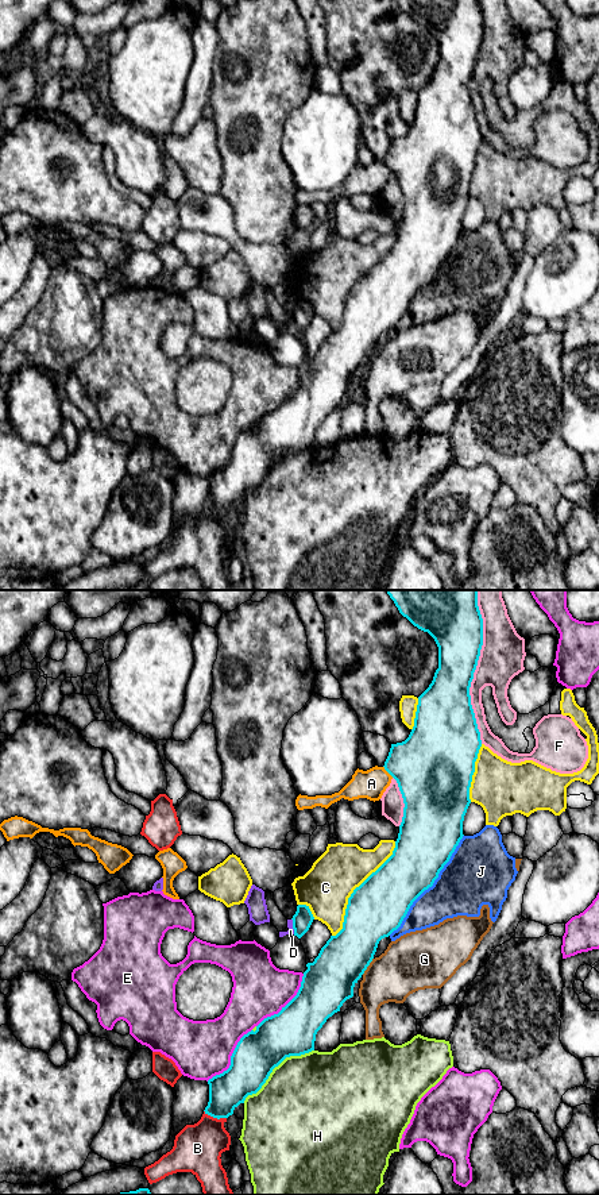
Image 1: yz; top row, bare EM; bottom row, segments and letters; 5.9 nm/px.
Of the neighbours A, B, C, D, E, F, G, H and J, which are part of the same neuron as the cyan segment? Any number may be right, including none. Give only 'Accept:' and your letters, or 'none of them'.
Accept: none of them

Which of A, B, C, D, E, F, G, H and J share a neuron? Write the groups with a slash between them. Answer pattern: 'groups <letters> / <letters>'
groups A / B / C / D / E / F / G / H / J

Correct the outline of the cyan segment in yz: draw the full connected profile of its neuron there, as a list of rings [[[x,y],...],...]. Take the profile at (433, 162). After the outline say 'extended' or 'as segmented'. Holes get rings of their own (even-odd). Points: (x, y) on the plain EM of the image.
[[[395,0],[399,8],[414,22],[428,27],[438,42],[438,63],[429,82],[418,92],[414,122],[409,132],[391,139],[384,165],[397,176],[403,193],[403,212],[393,250],[372,267],[348,293],[343,324],[331,331],[313,358],[308,358],[297,390],[278,409],[264,413],[256,425],[244,429],[237,437],[227,466],[208,475],[209,497],[205,509],[213,513],[228,513],[244,498],[248,490],[256,489],[270,469],[286,452],[301,451],[314,446],[317,427],[329,412],[340,406],[343,398],[353,392],[353,382],[374,354],[378,339],[397,325],[413,297],[438,273],[463,234],[463,216],[471,198],[469,182],[475,157],[482,142],[475,108],[471,100],[469,82],[483,41],[483,14],[478,0]]]; as segmented

